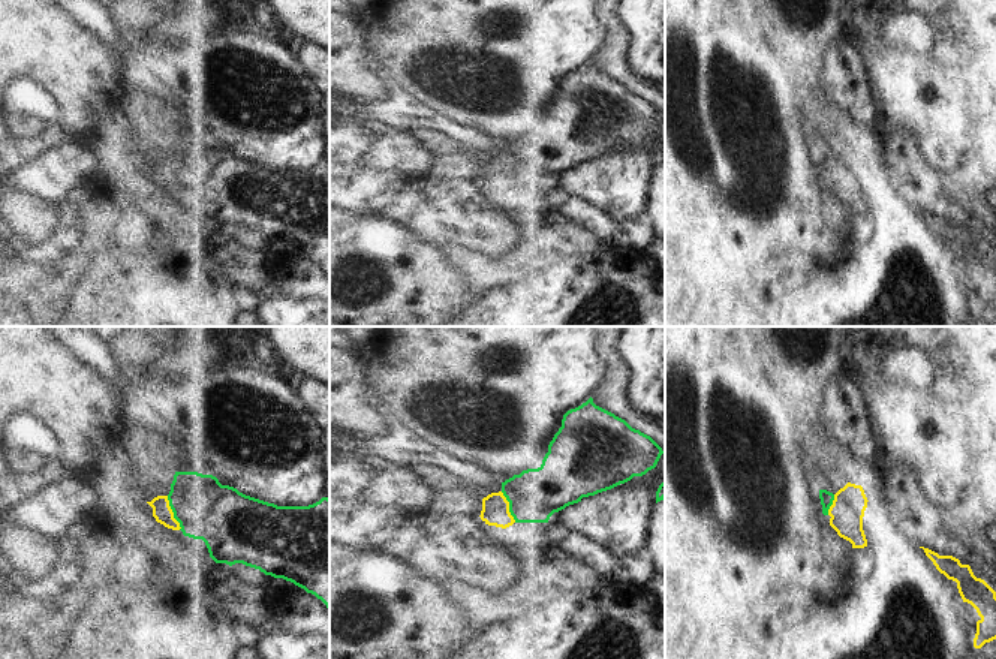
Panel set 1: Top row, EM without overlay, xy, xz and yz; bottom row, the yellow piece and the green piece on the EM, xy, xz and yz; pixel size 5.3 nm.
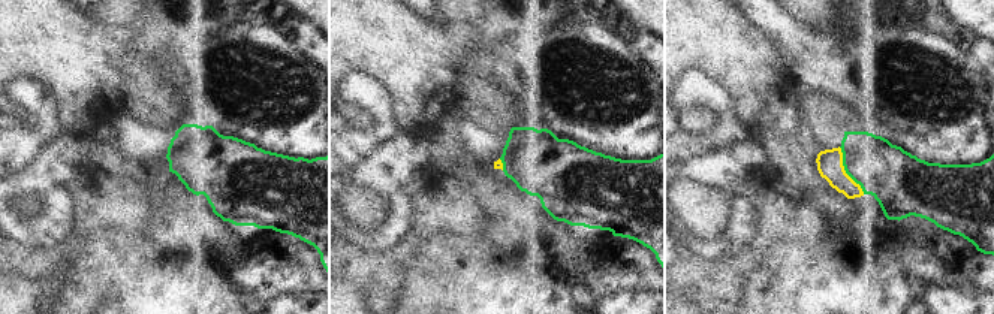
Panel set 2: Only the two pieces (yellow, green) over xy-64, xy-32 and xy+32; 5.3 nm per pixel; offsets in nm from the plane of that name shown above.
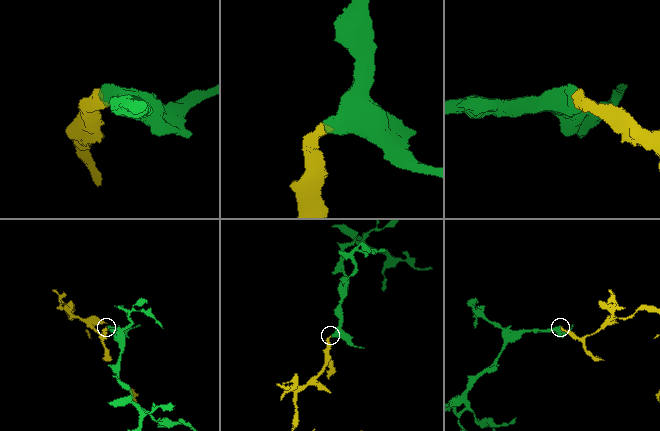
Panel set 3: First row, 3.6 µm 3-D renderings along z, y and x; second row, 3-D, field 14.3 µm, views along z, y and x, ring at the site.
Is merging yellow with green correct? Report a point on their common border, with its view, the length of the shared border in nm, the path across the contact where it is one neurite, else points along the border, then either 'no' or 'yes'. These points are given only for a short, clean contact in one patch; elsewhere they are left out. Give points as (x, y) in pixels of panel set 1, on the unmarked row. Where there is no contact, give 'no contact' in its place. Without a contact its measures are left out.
meets yellow in xy at (172, 177); contact 200 nm long; runs through xy (162, 177), (172, 177), (217, 178); yes

